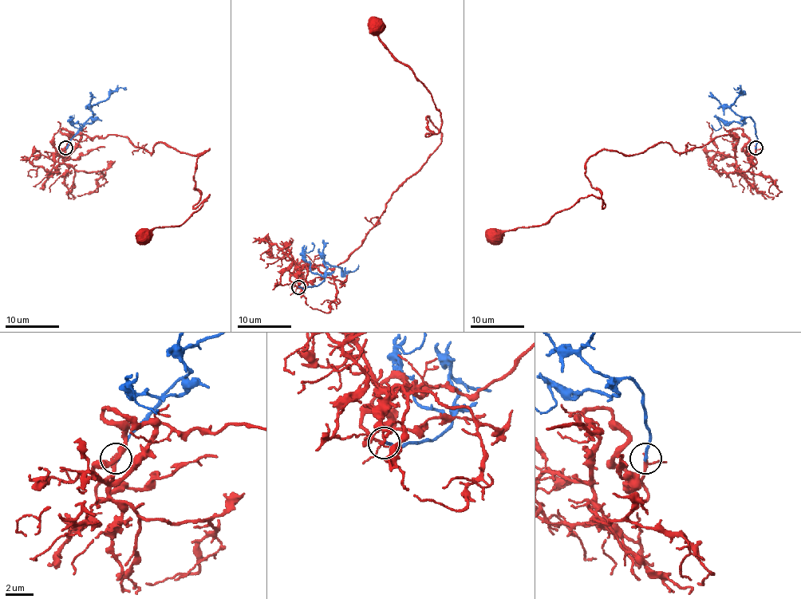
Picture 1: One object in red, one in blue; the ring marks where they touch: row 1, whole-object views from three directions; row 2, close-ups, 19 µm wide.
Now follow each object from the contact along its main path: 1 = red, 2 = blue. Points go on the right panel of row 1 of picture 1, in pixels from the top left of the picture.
1: (756, 147), (735, 128), (680, 152), (600, 150), (585, 175), (602, 201), (494, 238)
2: (756, 147), (755, 123), (747, 116), (737, 115), (730, 107), (739, 91), (739, 88), (733, 88)

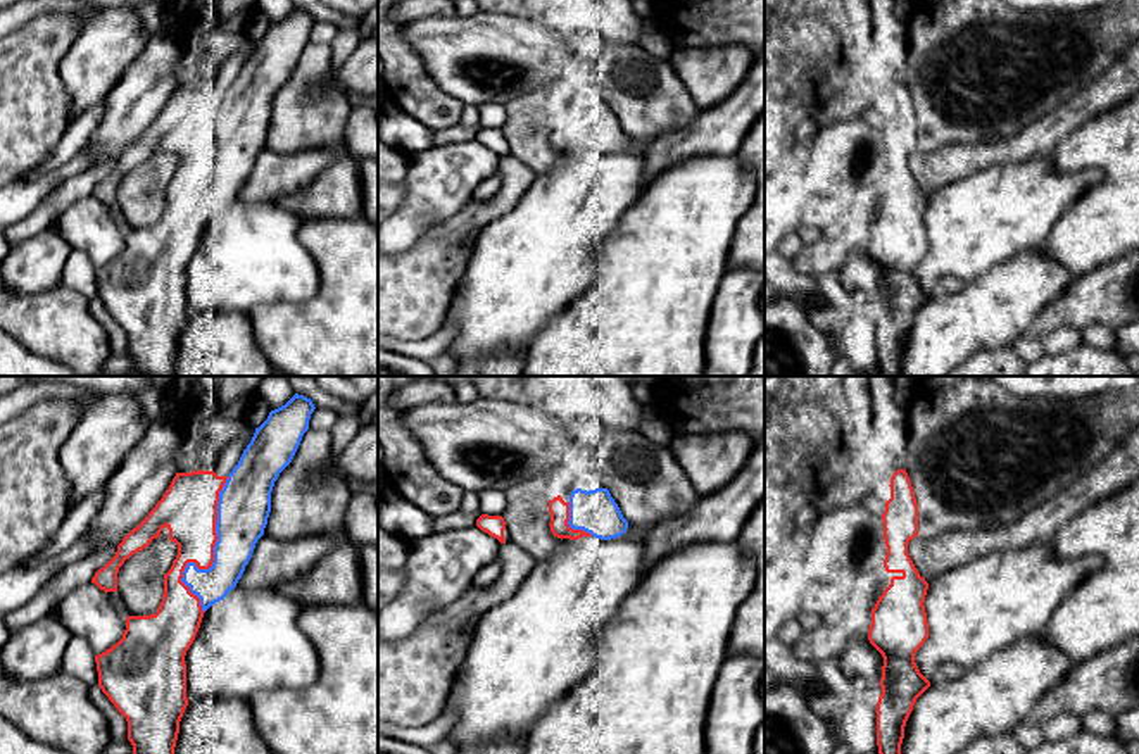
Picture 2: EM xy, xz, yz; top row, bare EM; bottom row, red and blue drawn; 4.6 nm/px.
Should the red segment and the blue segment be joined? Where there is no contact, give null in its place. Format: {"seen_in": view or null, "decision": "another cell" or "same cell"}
{"seen_in": "xy", "decision": "same cell"}

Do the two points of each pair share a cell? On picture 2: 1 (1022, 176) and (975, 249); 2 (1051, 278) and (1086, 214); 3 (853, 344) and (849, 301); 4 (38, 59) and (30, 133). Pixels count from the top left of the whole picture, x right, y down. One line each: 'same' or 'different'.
1: same
2: different
3: same
4: same

